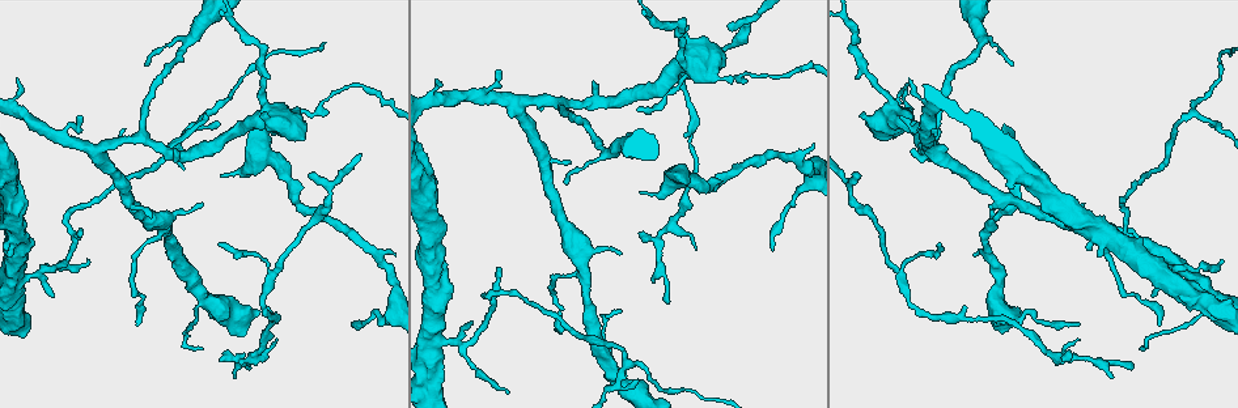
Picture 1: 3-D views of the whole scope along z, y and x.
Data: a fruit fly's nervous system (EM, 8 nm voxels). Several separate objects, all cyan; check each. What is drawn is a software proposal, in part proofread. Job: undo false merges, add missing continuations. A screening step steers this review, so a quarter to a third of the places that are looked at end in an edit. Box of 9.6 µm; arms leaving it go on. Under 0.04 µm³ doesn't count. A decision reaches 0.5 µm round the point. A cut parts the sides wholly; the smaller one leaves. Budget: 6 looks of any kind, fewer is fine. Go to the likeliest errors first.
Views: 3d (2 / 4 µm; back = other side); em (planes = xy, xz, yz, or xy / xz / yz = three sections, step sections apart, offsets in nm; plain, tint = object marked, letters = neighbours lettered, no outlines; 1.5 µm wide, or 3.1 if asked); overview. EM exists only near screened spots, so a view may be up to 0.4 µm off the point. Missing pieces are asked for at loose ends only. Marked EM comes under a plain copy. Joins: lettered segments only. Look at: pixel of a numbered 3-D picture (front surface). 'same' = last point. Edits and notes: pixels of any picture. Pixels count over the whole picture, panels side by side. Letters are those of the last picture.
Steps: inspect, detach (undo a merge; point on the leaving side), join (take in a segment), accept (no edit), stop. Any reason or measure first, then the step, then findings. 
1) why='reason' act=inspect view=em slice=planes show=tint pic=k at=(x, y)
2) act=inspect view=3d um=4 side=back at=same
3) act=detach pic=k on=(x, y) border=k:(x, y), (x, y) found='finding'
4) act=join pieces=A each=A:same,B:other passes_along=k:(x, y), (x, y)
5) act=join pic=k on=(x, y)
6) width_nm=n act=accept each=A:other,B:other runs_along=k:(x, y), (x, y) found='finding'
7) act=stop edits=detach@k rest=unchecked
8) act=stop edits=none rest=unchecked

why='thick end' act=inspect view=3d um=4 pic=1 at=(675, 174)

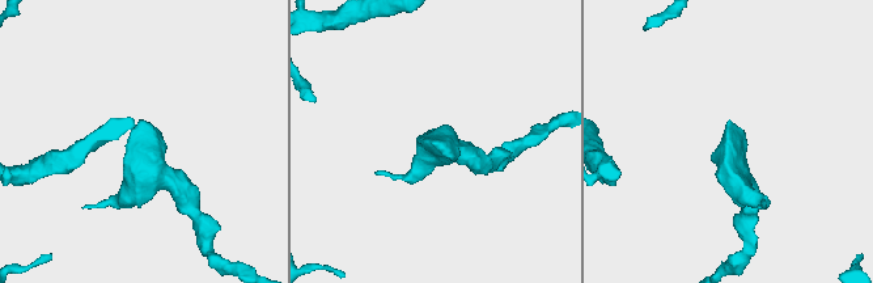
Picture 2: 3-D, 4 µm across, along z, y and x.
why='now the EM' act=inspect view=em slice=planes show=letters pic=2 at=(141, 123)

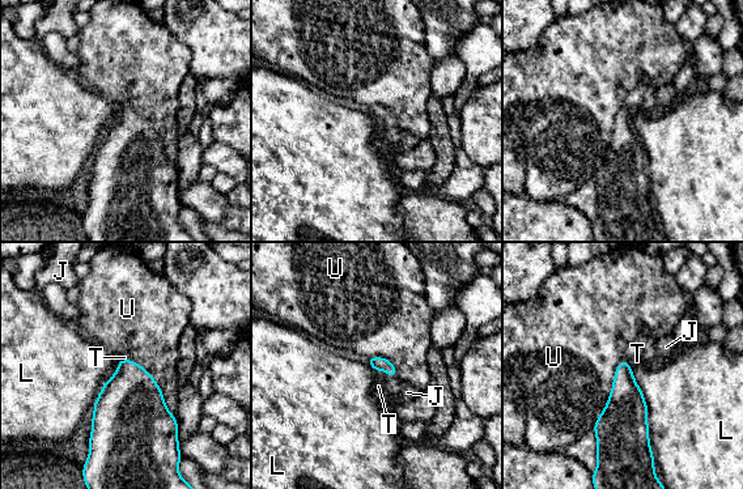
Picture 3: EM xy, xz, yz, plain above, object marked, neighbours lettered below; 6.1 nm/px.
longest_contact=L:550nm act=join pieces=T each=J:other,L:other,T:same,U:other passes_along=3:(381, 364), (386, 371), (387, 385) found='the neuron continues'

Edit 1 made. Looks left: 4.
act=inspect view=overview

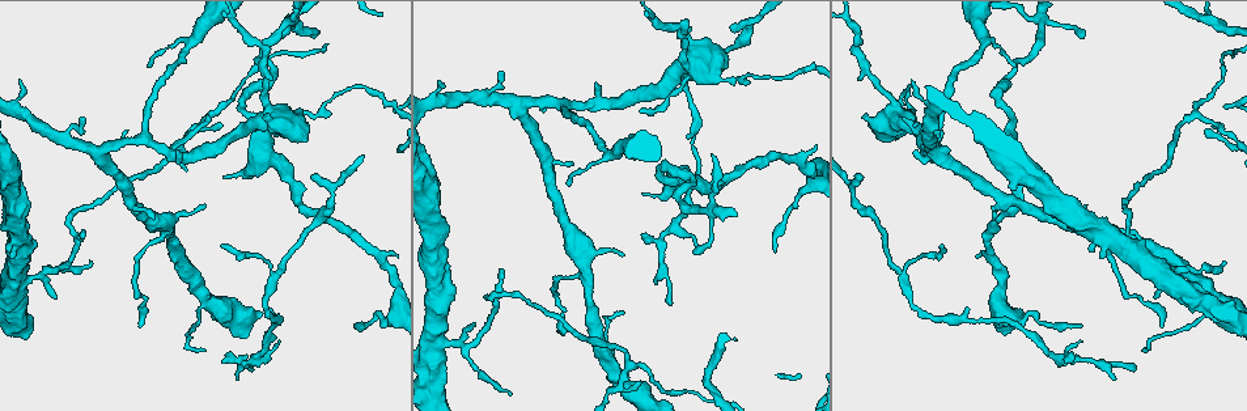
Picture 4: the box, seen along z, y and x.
why='tapers out' act=inspect view=em um=3.1 slice=yz step=16 show=letters pic=4 at=(499, 72)

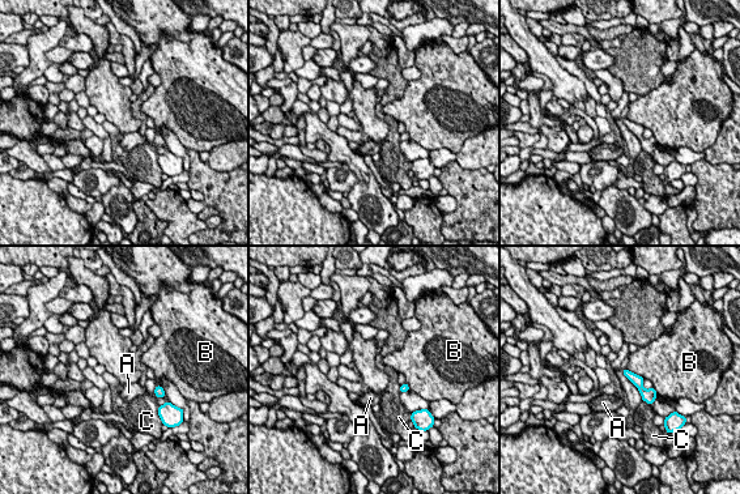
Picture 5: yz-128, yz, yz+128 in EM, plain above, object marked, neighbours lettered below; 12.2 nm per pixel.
act=inspect view=em um=3.1 slice=planes show=letters at=same

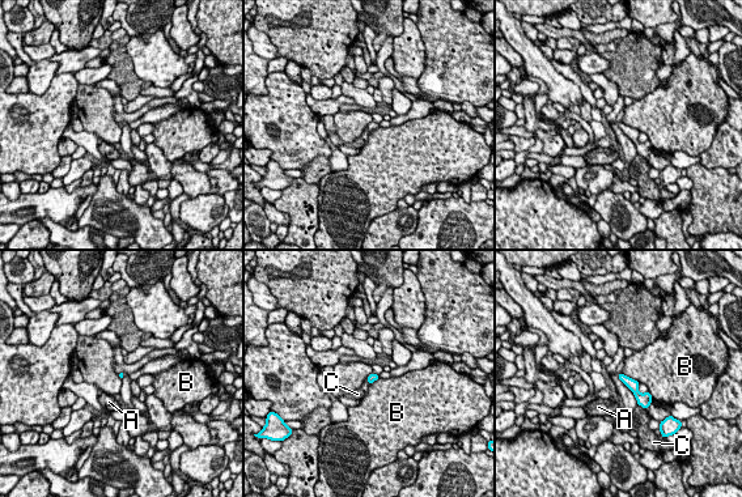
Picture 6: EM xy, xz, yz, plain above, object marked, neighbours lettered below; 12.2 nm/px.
act=accept each=A:other,B:other,C:other found='no lettered segment goes on from it'

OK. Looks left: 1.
act=stop edits=join@3 rest=unchecked

